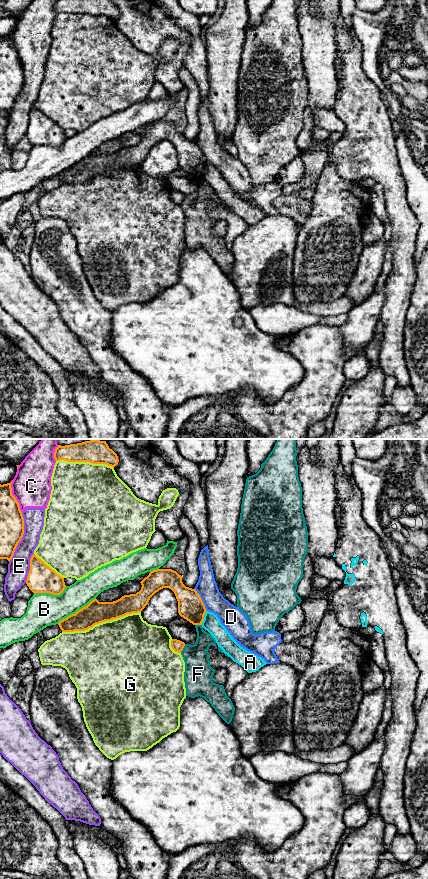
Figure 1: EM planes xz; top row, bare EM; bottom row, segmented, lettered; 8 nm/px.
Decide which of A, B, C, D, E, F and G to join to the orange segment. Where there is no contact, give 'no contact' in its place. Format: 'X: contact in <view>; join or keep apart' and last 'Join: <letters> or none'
A: contact in xz; keep apart
B: contact in xz; keep apart
C: contact in xz; keep apart
D: contact in xz; keep apart
E: contact in xz; keep apart
F: contact in xz; keep apart
G: contact in xz; keep apart
Join: none

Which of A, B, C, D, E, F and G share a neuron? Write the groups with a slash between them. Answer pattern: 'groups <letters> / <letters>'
groups A / B / C E / D / F / G

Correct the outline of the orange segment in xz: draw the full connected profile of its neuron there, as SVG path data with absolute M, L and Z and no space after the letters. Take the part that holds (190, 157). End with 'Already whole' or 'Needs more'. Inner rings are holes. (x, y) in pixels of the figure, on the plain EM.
M157 121L149 125L141 134L141 142L136 146L124 147L113 154L99 154L96 150L87 158L78 162L75 166L61 172L58 177L62 184L85 183L94 177L123 169L127 166L141 164L148 156L150 150L163 140L171 141L178 153L178 165L181 169L193 177L202 177L206 165L205 157L195 141L186 139L182 134L182 128L172 121Z. Already whole

